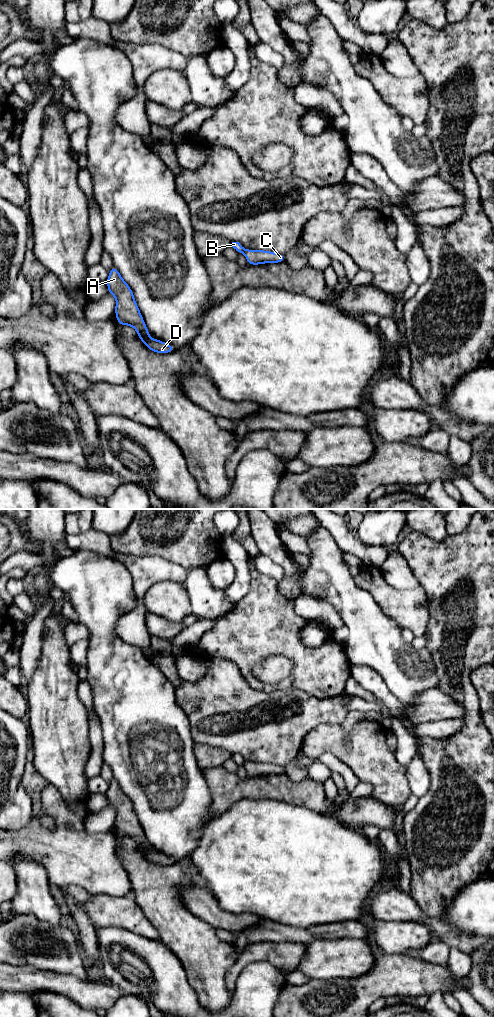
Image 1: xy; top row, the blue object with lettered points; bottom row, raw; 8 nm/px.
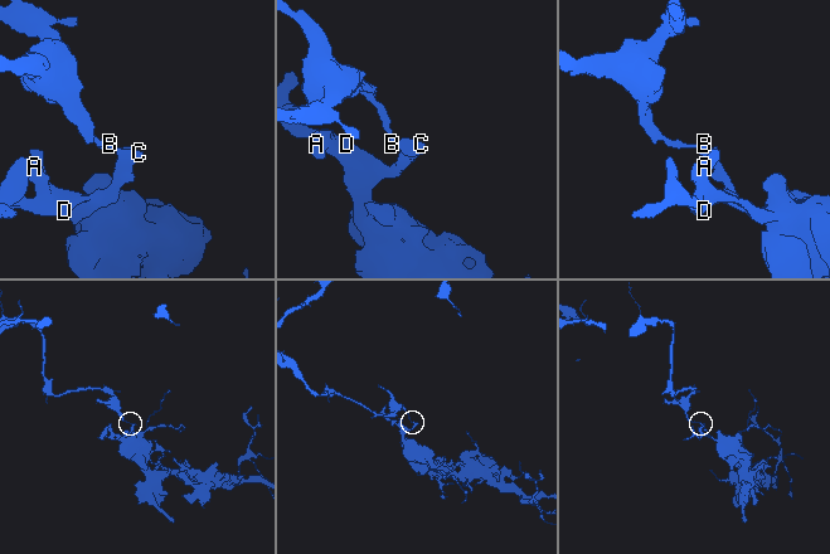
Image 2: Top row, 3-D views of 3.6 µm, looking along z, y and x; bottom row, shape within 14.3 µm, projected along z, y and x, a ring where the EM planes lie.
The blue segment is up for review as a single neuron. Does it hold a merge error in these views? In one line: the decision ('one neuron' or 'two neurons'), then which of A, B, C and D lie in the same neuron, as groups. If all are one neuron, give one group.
two neurons; A C D / B

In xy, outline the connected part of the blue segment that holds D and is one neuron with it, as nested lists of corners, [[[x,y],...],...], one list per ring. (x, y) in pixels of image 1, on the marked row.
[[[113,266],[109,270],[109,277],[105,282],[108,286],[108,293],[116,299],[115,316],[119,326],[128,325],[133,327],[138,334],[138,338],[153,352],[166,354],[175,351],[172,345],[150,337],[133,291],[121,277],[116,267]]]

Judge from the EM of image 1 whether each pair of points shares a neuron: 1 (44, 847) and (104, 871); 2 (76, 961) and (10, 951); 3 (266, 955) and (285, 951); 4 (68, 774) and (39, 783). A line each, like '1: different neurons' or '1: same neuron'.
1: same neuron
2: same neuron
3: same neuron
4: different neurons

